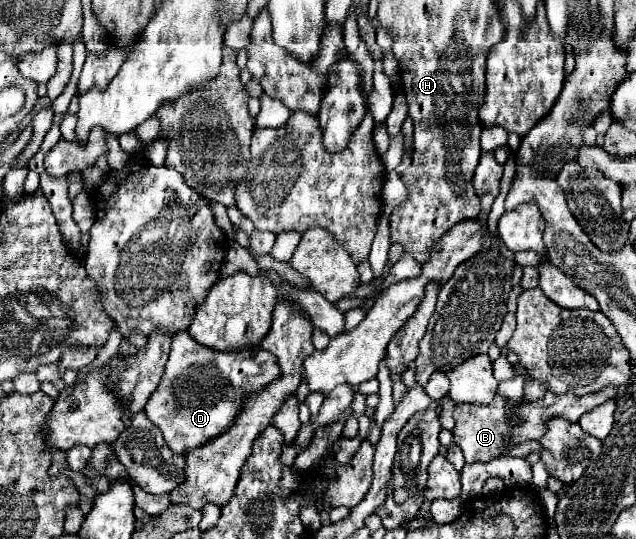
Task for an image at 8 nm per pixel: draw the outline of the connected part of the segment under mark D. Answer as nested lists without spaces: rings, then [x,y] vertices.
[[[181,331],[173,335],[165,373],[157,389],[151,393],[145,405],[145,413],[161,429],[165,443],[173,453],[187,453],[189,449],[205,445],[207,441],[217,437],[217,433],[221,435],[223,431],[227,431],[239,411],[241,397],[265,387],[275,377],[279,377],[277,361],[259,345],[231,353],[215,351],[193,341],[187,331]]]

